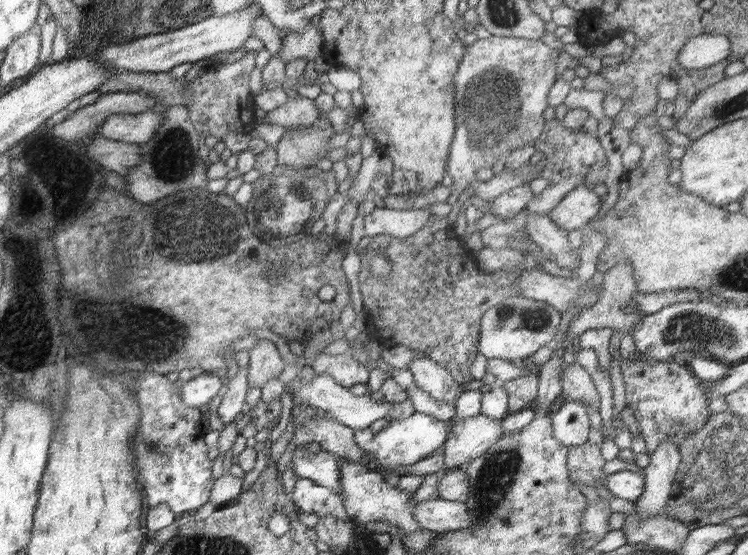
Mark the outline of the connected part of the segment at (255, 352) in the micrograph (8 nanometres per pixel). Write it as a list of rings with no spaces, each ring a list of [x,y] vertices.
[[[258,339],[249,350],[248,384],[249,388],[263,388],[268,380],[277,380],[288,364],[282,359],[276,345],[269,339]]]

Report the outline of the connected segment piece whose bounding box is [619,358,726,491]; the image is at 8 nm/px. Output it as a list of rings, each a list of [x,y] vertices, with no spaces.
[[[624,358],[619,361],[627,406],[635,412],[641,437],[647,446],[647,453],[652,454],[665,440],[671,440],[679,447],[681,463],[675,476],[677,491],[679,491],[686,472],[690,470],[696,456],[700,454],[700,448],[704,446],[704,440],[710,436],[714,428],[720,428],[726,424],[726,420],[722,418],[725,414],[717,413],[716,416],[713,416],[710,426],[707,426],[710,410],[706,404],[706,390],[700,384],[700,380],[694,376],[693,371],[688,370],[686,364],[662,362],[653,358],[647,358],[646,363]]]

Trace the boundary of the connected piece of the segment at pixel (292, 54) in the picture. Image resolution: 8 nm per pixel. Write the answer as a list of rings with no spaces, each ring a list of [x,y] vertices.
[[[308,25],[304,32],[292,32],[283,37],[282,48],[277,52],[280,60],[287,64],[298,58],[315,60],[322,55],[324,39],[319,26]]]

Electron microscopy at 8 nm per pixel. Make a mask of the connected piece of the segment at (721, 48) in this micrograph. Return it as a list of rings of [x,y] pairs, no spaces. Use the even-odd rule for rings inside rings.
[[[701,34],[691,38],[680,51],[680,66],[690,71],[708,69],[731,53],[731,42],[722,35]]]

